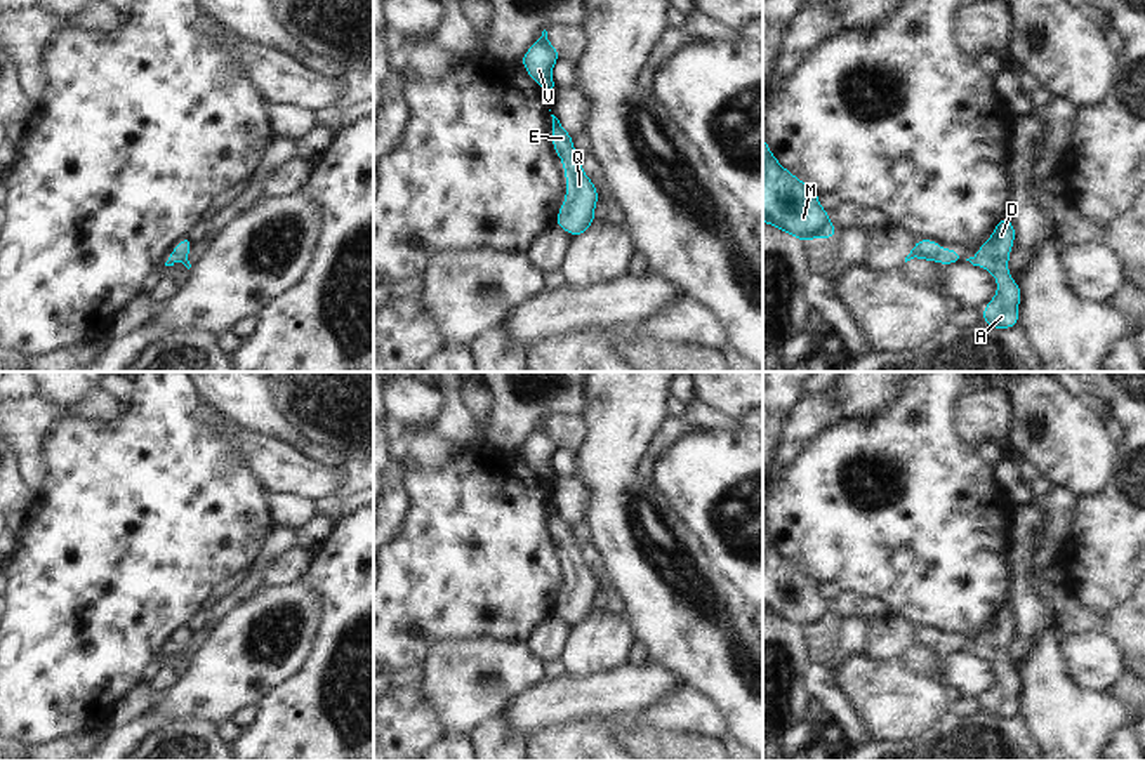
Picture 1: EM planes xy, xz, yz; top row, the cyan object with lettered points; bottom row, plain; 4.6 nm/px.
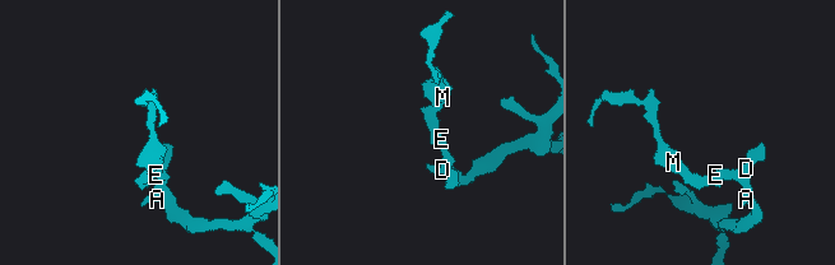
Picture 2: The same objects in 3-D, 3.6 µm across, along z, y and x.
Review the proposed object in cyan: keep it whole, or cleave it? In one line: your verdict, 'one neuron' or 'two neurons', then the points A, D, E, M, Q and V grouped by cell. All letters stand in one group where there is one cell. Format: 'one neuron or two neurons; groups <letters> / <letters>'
one neuron; groups A D E M Q V

